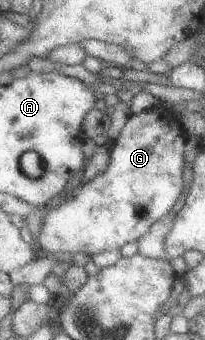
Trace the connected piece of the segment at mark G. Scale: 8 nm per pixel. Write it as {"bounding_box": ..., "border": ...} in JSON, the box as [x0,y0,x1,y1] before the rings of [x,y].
{"bounding_box":[36,107,187,256],"border":[[[163,107],[131,114],[109,152],[107,168],[87,184],[69,193],[62,203],[50,209],[41,224],[41,235],[36,247],[49,254],[59,252],[83,253],[89,256],[105,250],[121,249],[125,244],[137,241],[161,216],[165,216],[182,201],[183,163],[187,134],[184,133],[176,112]]]}

